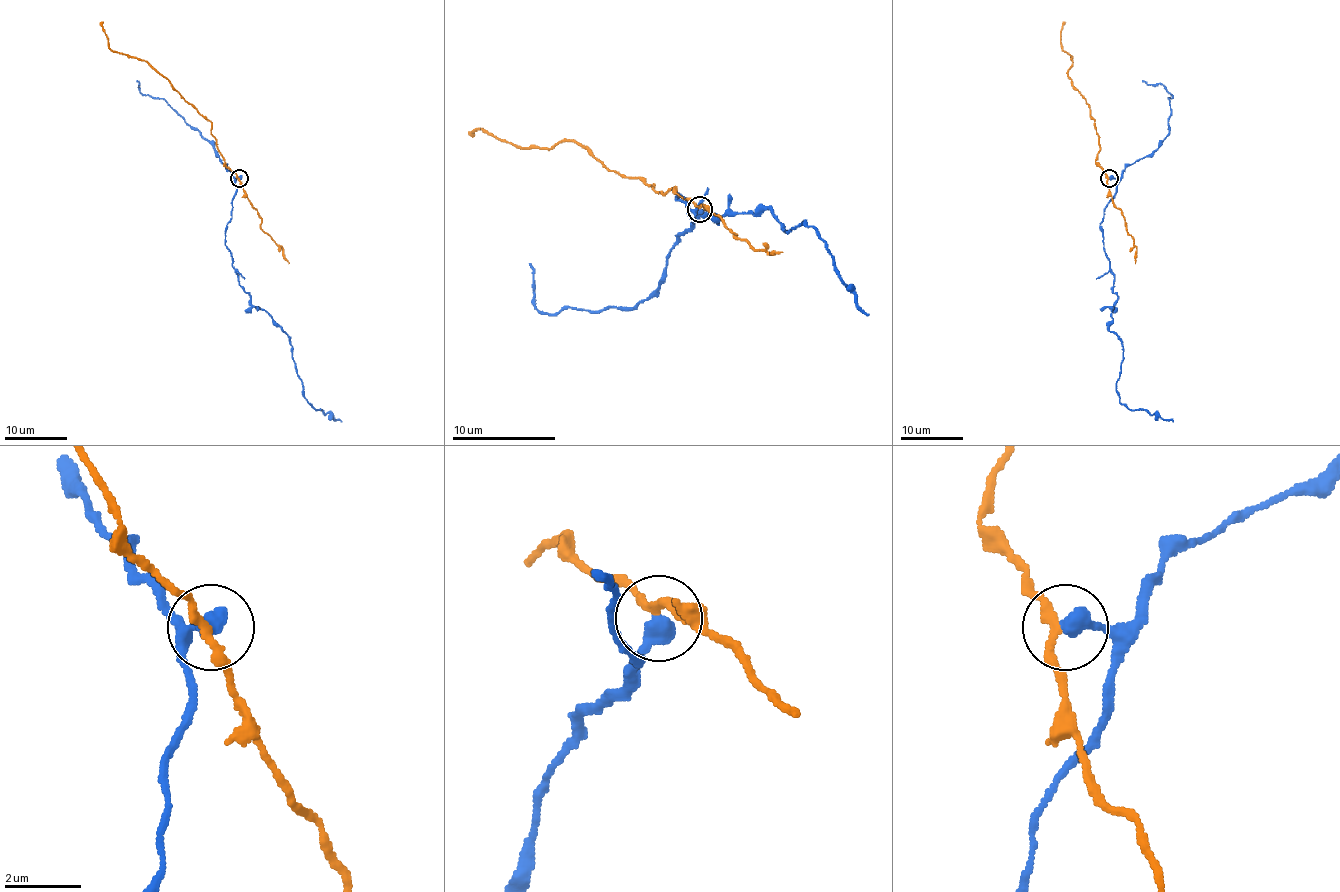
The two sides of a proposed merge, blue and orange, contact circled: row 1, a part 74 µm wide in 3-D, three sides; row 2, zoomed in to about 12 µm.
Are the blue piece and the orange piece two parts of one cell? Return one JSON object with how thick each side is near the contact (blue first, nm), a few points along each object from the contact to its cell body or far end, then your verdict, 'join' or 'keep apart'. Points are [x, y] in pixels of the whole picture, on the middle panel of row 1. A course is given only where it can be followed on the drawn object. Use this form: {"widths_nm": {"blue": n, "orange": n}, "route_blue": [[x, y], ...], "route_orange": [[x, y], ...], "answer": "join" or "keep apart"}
{"widths_nm": {"blue": 480, "orange": 200}, "route_blue": [[699, 209], [691, 222], [678, 193], [696, 216], [717, 222], [769, 209], [787, 232], [805, 222], [869, 314]], "route_orange": [[699, 209], [673, 188], [663, 193], [621, 178], [578, 142], [547, 149], [516, 147], [477, 129], [474, 136]], "answer": "keep apart"}

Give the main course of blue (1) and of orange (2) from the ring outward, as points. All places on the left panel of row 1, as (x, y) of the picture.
1: (239, 178), (225, 243), (237, 281), (250, 303), (264, 309), (289, 337), (307, 401), (342, 421)
2: (239, 178), (223, 161), (208, 120), (147, 62), (111, 48), (103, 22)

